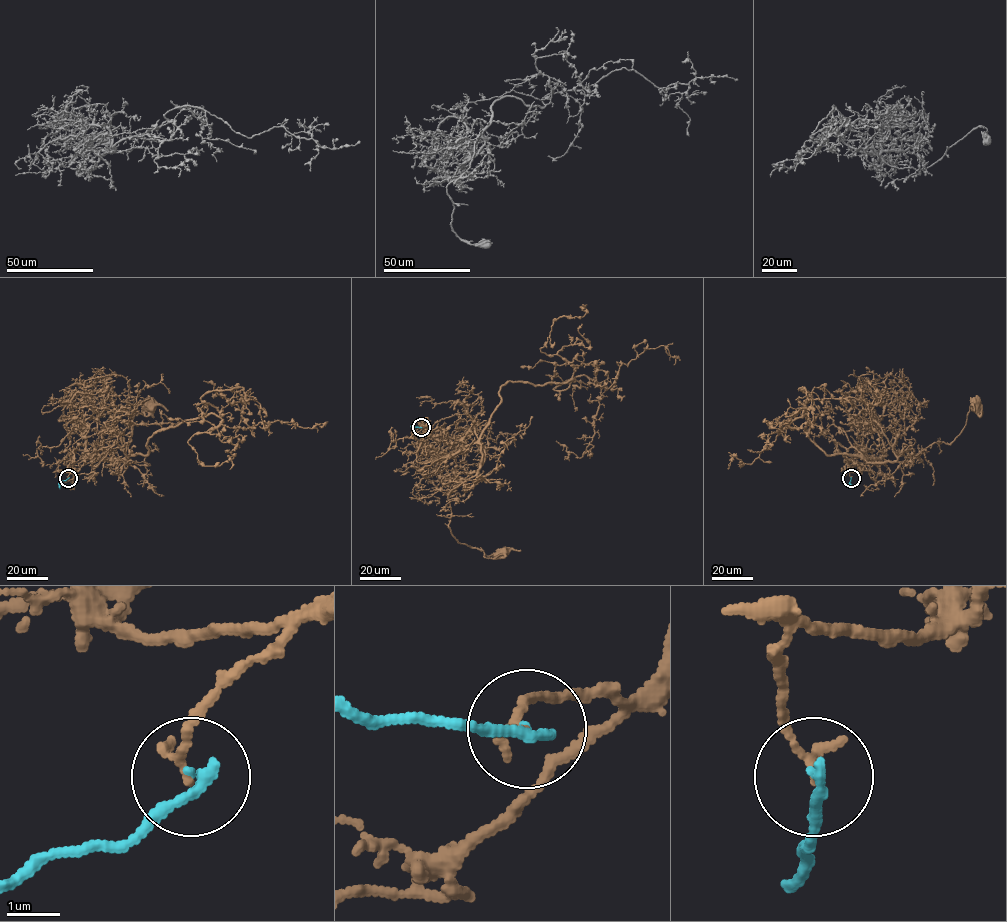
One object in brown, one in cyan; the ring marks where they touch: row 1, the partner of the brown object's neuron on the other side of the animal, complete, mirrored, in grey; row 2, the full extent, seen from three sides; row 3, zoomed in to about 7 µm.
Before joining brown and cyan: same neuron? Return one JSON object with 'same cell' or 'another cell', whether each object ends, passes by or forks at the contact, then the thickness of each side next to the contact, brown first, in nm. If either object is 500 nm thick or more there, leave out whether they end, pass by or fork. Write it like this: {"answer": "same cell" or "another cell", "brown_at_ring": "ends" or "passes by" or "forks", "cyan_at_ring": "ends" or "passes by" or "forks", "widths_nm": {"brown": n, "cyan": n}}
{"answer": "another cell", "brown_at_ring": "ends", "cyan_at_ring": "ends", "widths_nm": {"brown": 180, "cyan": 220}}

